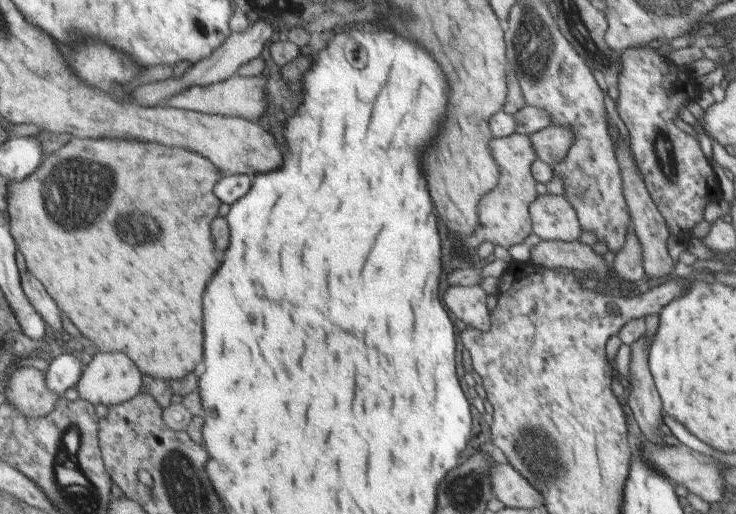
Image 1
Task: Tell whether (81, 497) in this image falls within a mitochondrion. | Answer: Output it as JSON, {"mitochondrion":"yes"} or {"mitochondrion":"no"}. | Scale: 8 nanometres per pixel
{"mitochondrion":"yes"}

